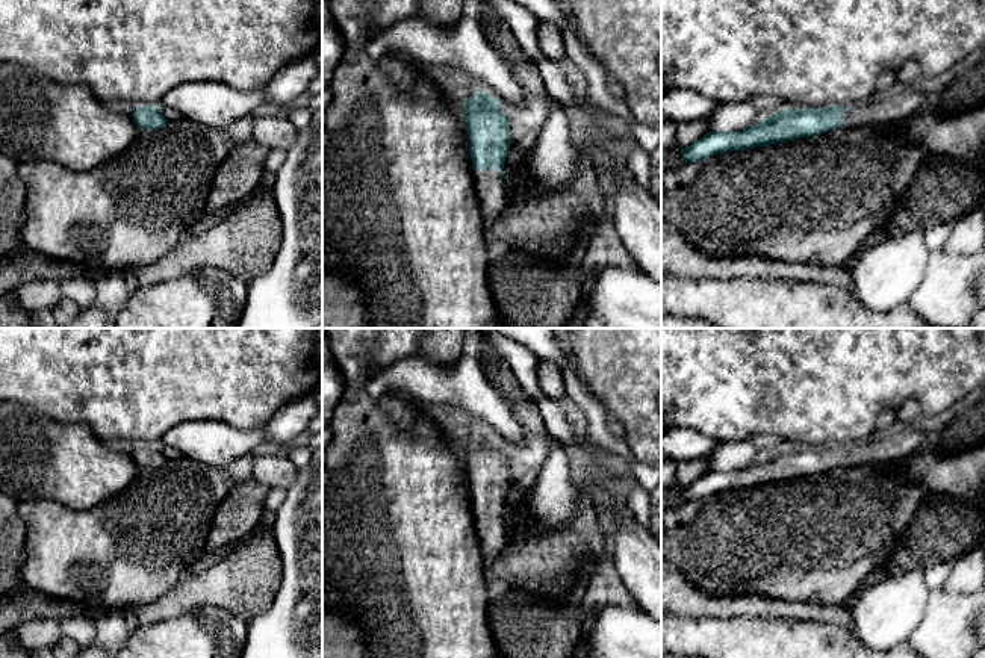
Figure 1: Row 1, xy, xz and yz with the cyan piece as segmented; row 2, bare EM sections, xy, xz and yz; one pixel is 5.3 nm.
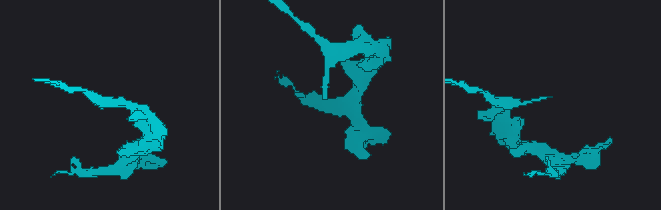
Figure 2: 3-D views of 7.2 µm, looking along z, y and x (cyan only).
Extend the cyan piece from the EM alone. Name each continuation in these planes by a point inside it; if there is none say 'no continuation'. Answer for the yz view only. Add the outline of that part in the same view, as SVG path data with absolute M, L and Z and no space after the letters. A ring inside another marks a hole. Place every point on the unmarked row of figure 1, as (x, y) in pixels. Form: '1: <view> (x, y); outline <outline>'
1: yz (897, 445); outline M905 427L900 431L887 433L884 437L872 437L867 442L844 446L843 466L859 467L905 458L912 454L926 437L928 433Z

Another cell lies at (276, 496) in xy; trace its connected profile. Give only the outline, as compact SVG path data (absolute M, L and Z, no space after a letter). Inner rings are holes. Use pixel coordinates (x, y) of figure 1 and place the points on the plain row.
M269 489L266 496L266 510L277 511L286 499L286 489Z

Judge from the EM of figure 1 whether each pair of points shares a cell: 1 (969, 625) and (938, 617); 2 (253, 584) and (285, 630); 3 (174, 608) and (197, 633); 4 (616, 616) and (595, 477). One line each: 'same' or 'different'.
1: same
2: different
3: different
4: different

